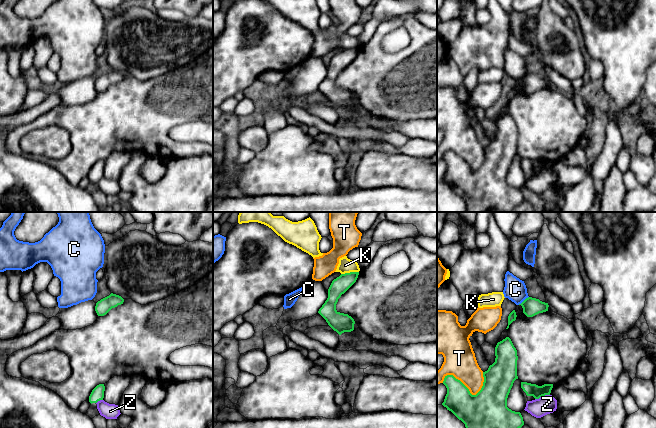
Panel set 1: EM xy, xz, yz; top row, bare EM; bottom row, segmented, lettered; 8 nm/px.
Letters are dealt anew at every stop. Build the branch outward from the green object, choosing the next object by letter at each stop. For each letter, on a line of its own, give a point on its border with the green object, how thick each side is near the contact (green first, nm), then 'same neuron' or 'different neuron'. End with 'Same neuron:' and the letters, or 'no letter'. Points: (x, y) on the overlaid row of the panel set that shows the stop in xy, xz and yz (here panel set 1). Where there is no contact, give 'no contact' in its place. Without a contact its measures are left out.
C: yz (524, 300) | 140/180 nm | different neuron
K: xz (350, 272) | 140/120 nm | different neuron
T: yz (467, 388) | 300/260 nm | different neuron
Z: yz (542, 395) | 100/150 nm | different neuron
Same neuron: no letter

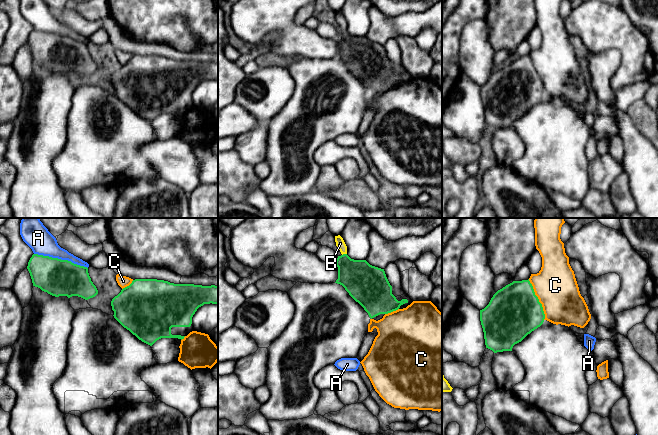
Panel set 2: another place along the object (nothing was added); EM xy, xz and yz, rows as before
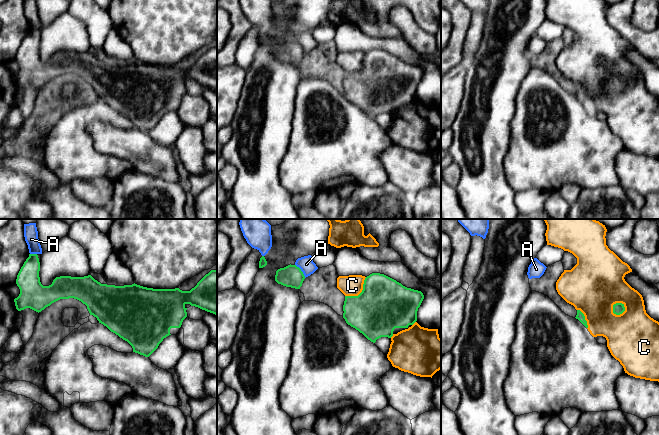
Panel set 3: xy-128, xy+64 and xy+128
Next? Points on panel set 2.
A: xy (60, 259) | 300/200 nm | different neuron
B: xz (344, 254) | 300/70 nm | same neuron
C: yz (538, 299) | 420/340 nm | different neuron
Same neuron: B

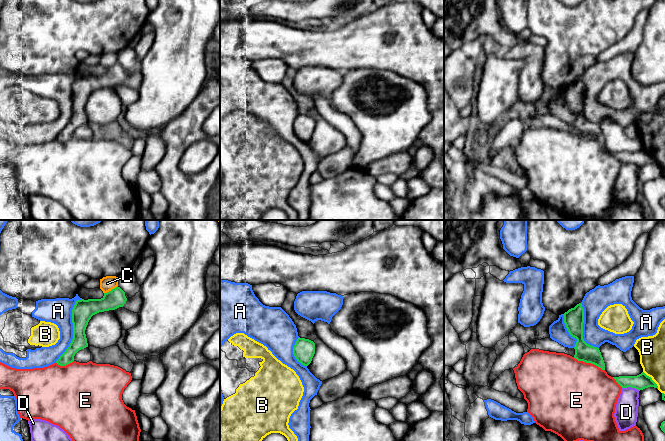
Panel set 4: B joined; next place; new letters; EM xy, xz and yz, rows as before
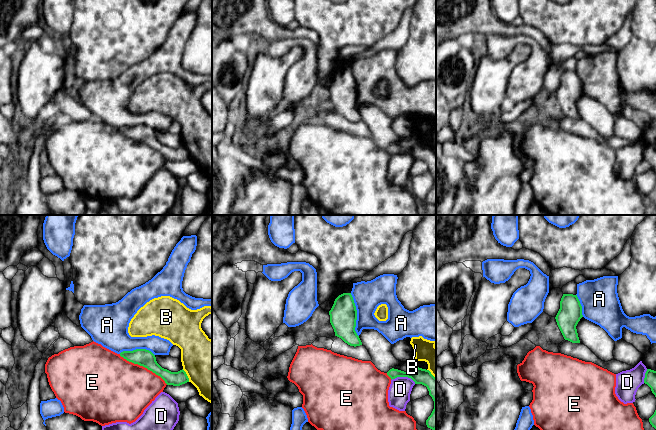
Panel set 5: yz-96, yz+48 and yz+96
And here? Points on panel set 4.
A: xy (73, 329) | 170/200 nm | different neuron
B: yz (651, 379) | 120/220 nm | different neuron
C: xy (111, 290) | 150/120 nm | different neuron
D: yz (631, 387) | 120/190 nm | different neuron
E: yz (589, 362) | 150/480 nm | different neuron
Same neuron: no letter

